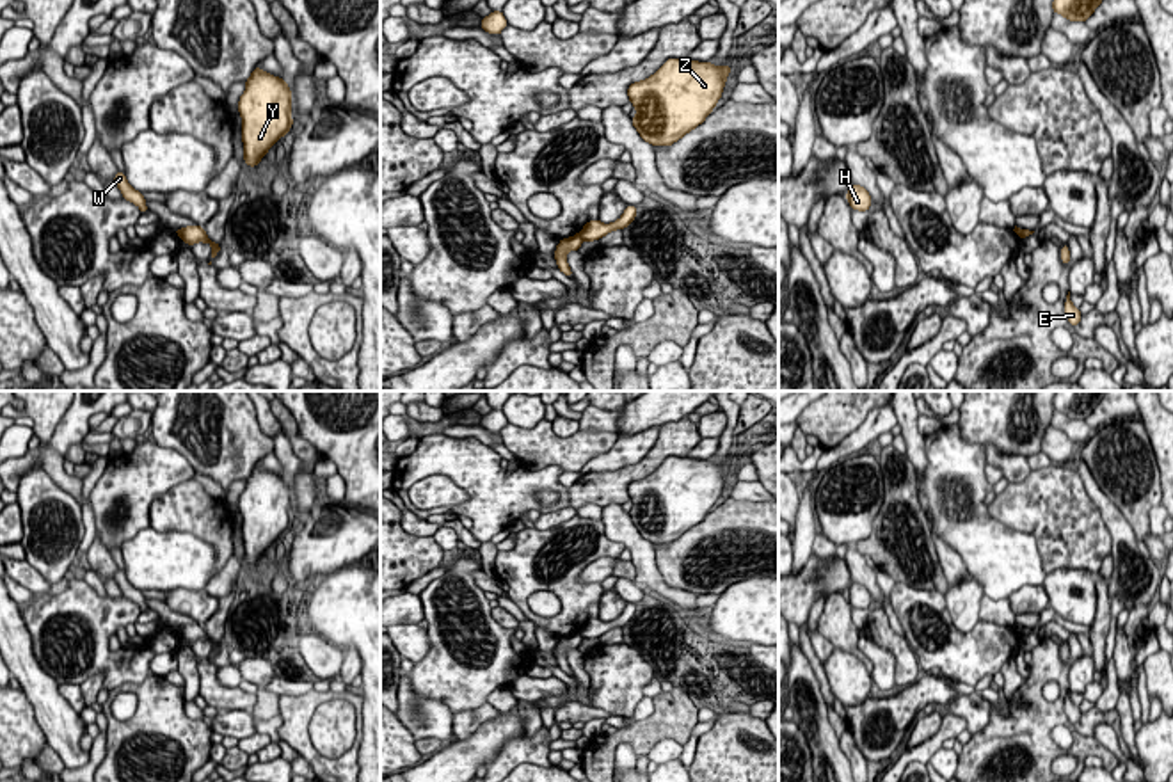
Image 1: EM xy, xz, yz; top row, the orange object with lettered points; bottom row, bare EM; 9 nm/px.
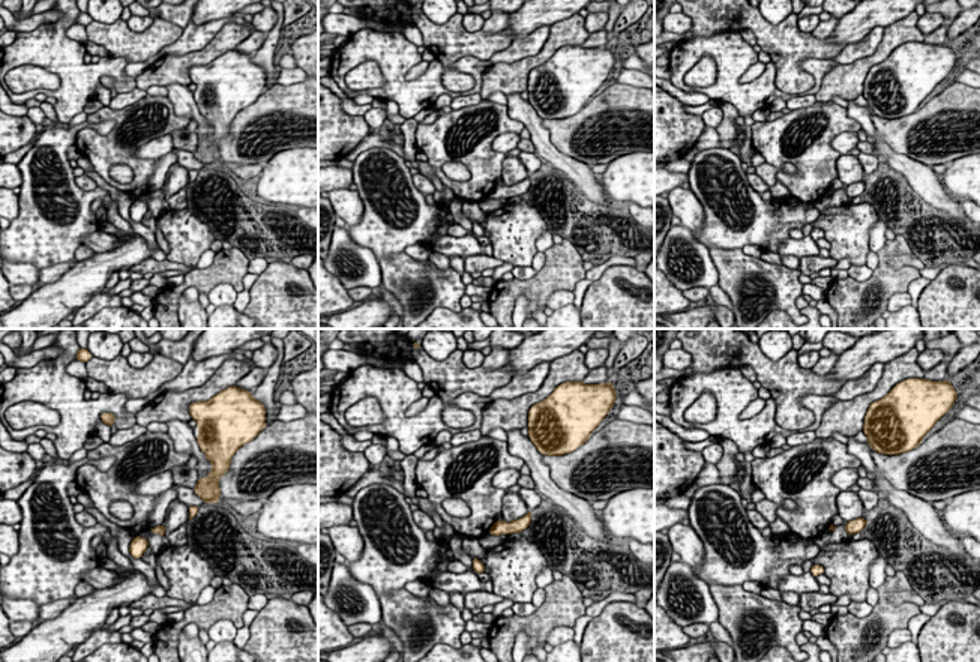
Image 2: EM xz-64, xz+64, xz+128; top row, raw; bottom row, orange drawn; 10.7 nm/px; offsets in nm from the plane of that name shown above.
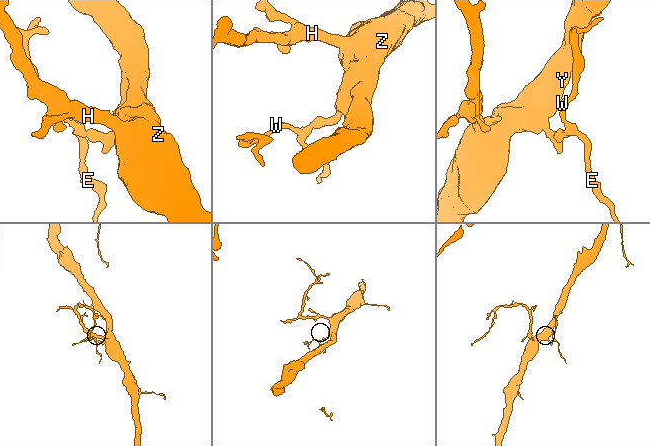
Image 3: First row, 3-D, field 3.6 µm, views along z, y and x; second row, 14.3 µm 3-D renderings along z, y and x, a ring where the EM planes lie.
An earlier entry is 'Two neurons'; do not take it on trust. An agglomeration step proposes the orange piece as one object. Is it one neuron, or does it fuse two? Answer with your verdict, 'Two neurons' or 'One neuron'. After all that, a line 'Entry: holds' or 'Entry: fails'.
Two neurons
Entry: holds

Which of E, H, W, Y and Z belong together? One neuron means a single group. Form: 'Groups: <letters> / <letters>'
Groups: E W / H Y Z

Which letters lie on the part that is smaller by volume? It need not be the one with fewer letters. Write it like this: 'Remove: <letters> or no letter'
Remove: E, W

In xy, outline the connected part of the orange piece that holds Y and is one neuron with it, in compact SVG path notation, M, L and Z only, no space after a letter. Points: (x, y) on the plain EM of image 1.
M258 464L240 494L238 510L243 517L243 558L256 565L267 549L288 531L291 517L291 489L283 476L261 469Z

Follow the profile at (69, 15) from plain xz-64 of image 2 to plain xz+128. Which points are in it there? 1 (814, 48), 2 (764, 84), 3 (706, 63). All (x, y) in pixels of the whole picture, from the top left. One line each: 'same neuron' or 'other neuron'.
1: other neuron
2: same neuron
3: other neuron

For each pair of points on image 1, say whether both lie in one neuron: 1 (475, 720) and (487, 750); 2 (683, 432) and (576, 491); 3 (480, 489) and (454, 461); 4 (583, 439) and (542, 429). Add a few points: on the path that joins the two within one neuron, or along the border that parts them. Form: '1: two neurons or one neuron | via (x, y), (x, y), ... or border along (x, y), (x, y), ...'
1: two neurons | border along (500, 713), (468, 736), (454, 740)
2: one neuron | via (656, 455), (644, 468), (603, 487)
3: one neuron | via (475, 482), (461, 468)
4: one neuron | via (573, 443), (557, 443), (553, 439)

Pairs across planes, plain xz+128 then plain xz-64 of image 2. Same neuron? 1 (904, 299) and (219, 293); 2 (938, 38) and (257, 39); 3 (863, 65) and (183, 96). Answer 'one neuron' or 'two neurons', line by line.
1: one neuron
2: one neuron
3: two neurons

